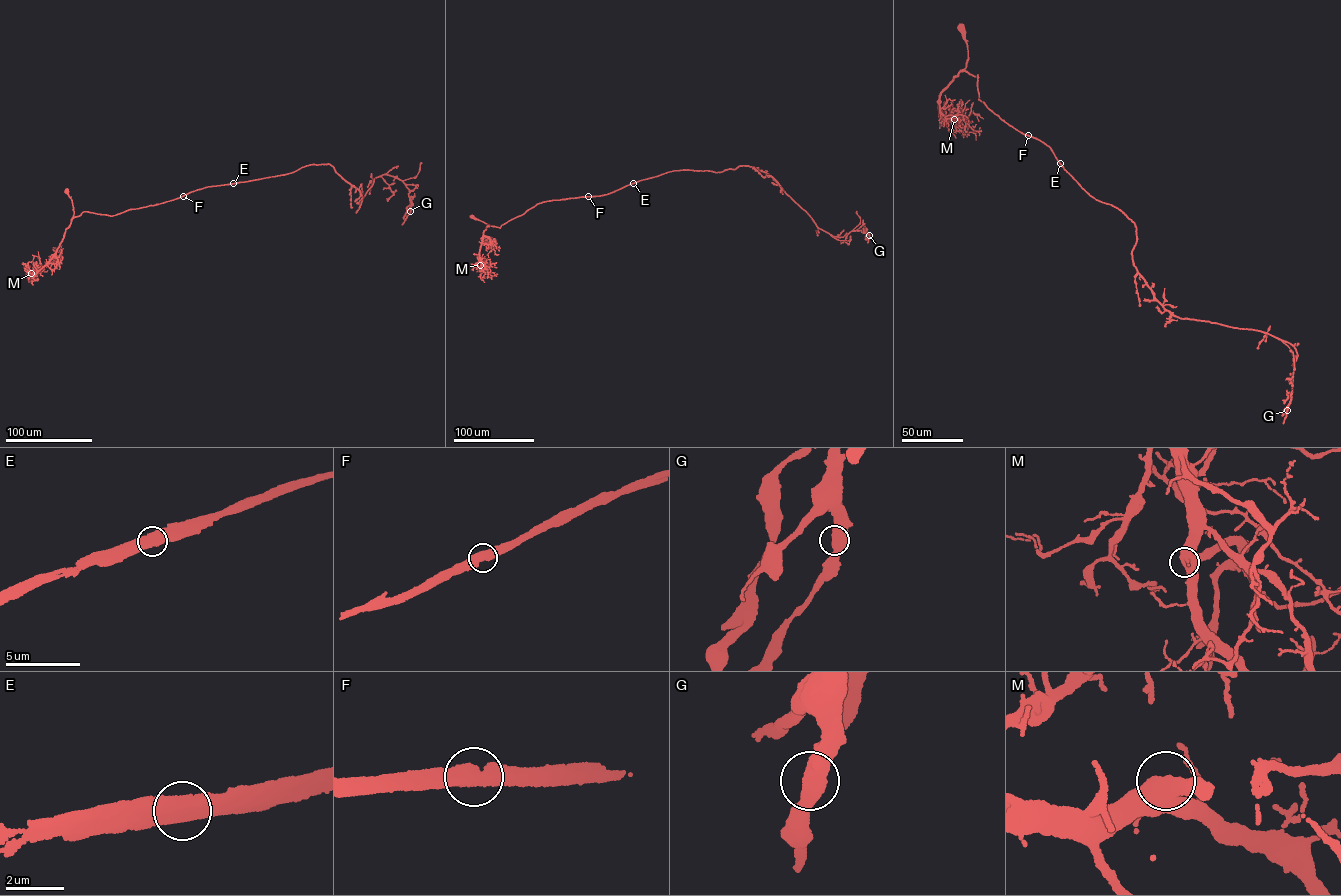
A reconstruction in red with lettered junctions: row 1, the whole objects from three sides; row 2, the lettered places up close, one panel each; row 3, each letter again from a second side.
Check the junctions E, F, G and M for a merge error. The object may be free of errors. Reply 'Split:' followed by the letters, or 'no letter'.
Split: E

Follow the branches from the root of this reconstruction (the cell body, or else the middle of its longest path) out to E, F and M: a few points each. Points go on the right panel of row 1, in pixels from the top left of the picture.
E: (961, 28), (968, 55), (964, 69), (978, 75), (979, 99), (1010, 126), (1049, 147), (1060, 163)
F: (961, 28), (968, 55), (964, 69), (978, 75), (979, 99), (1008, 124), (1028, 135)
M: (961, 28), (967, 47), (966, 67), (953, 77), (938, 103), (942, 119), (954, 119)

